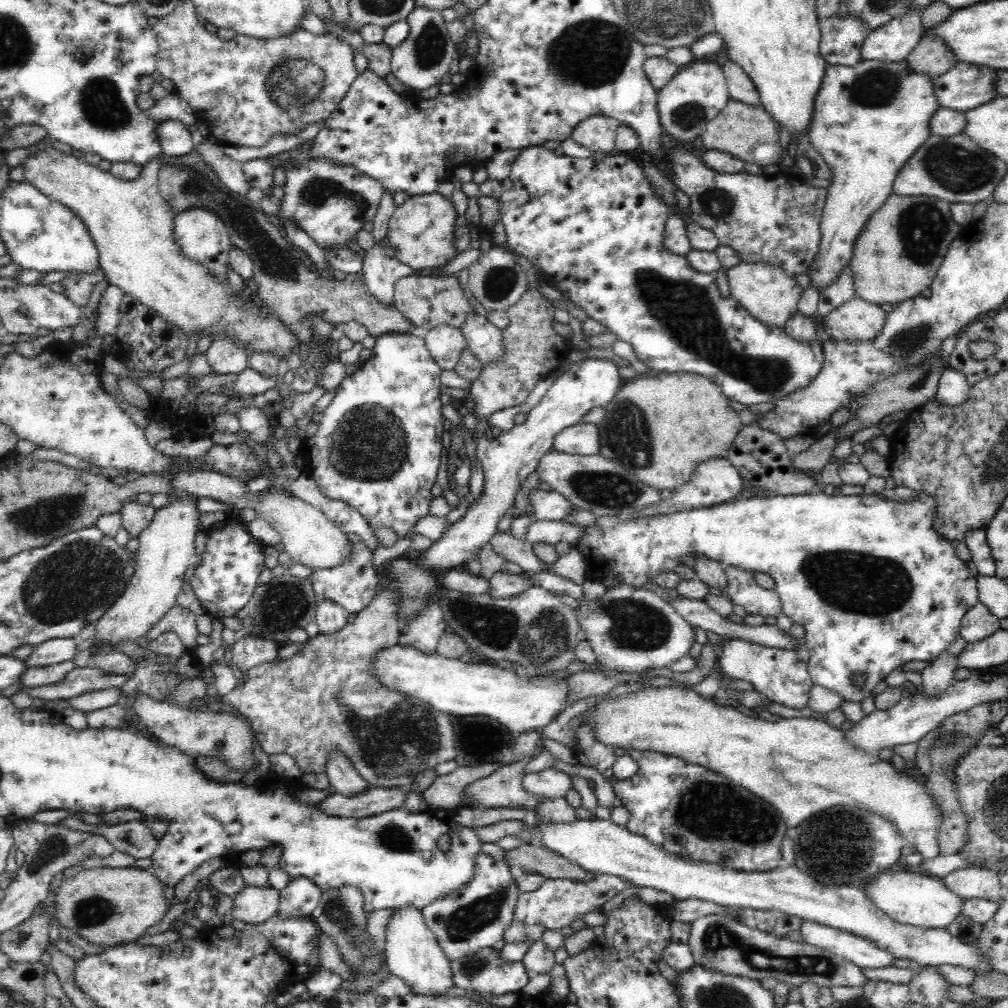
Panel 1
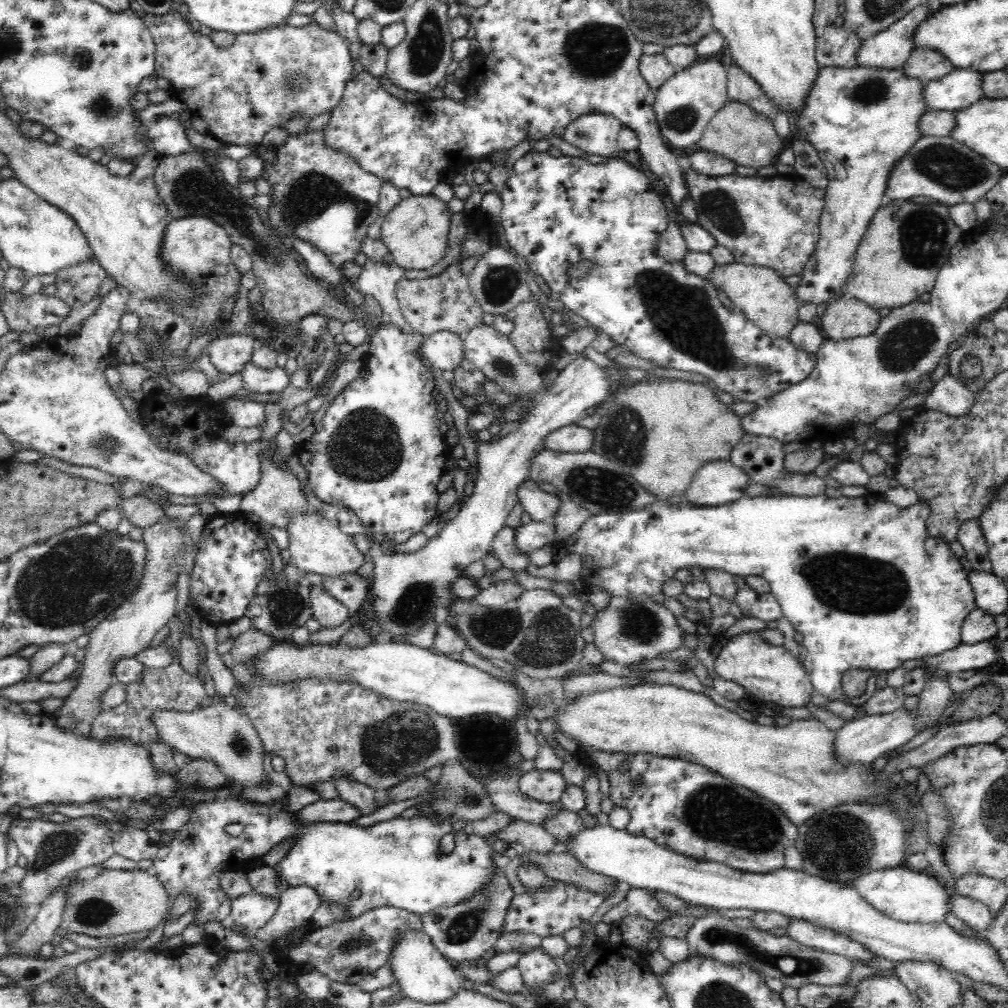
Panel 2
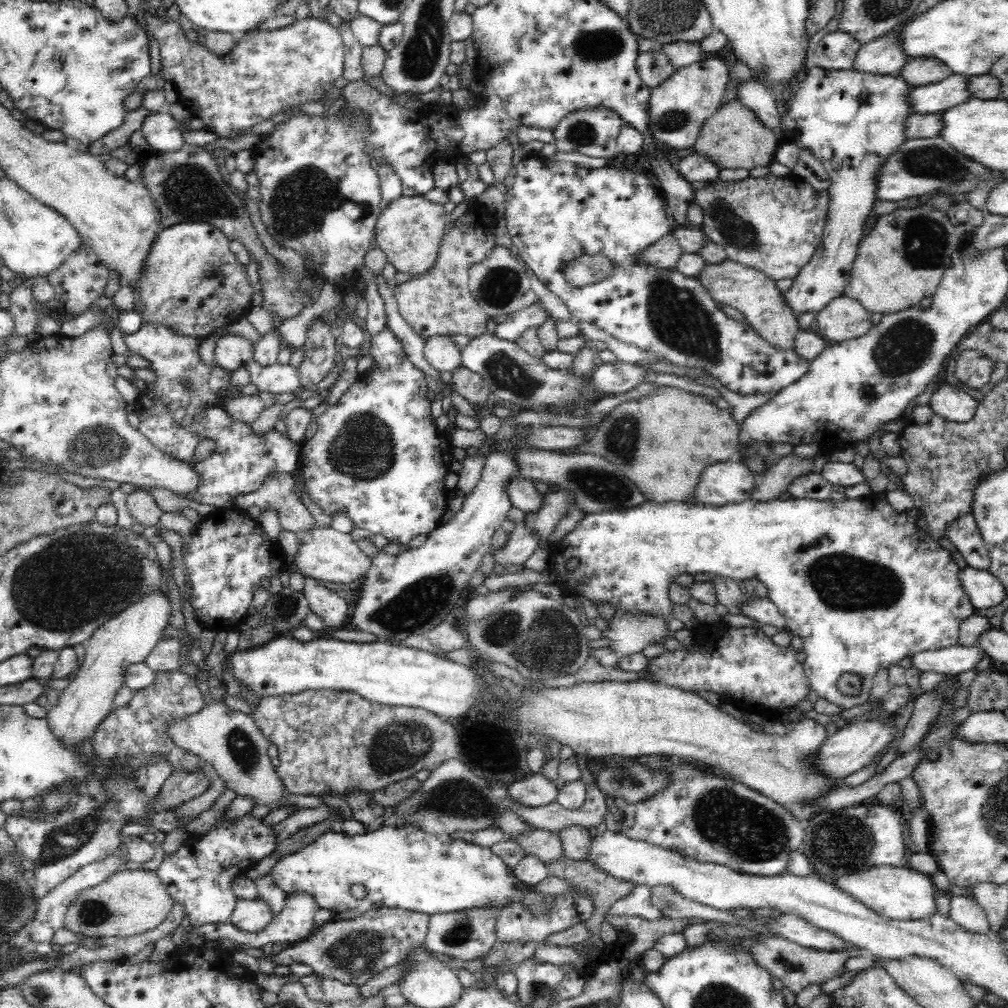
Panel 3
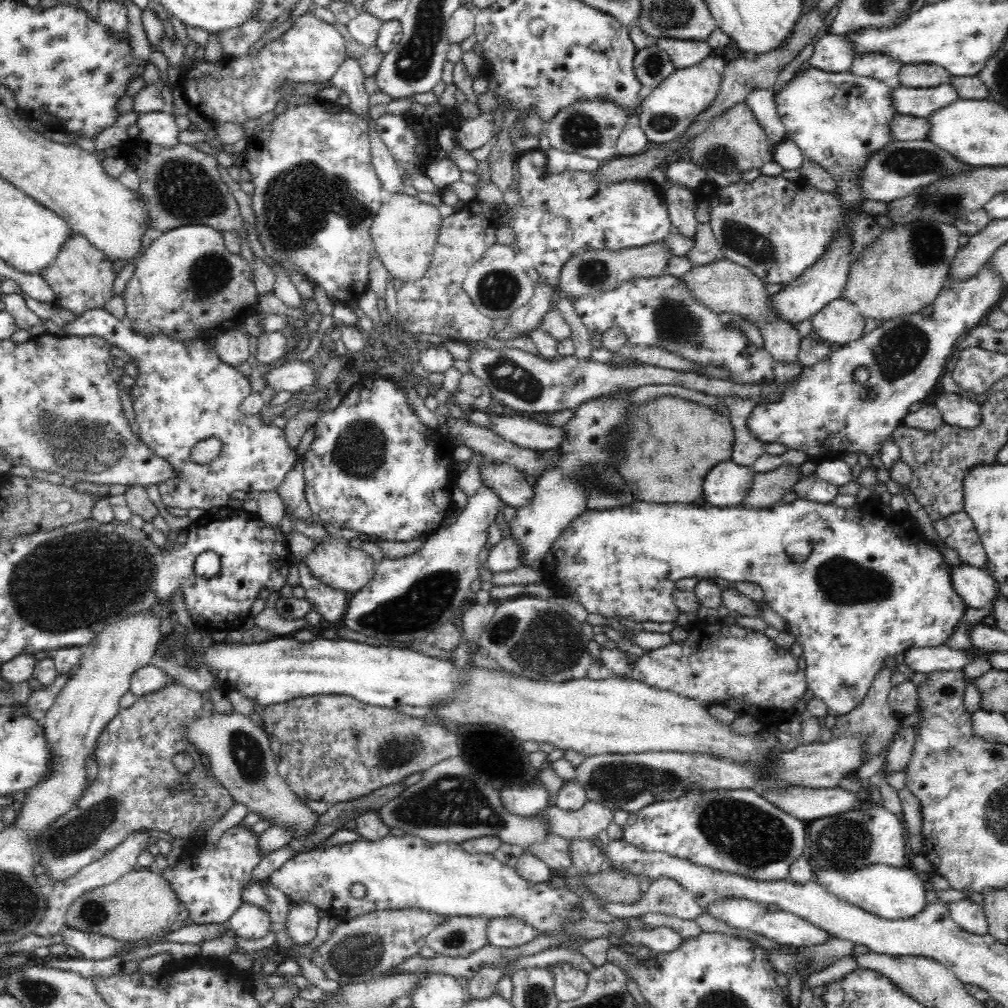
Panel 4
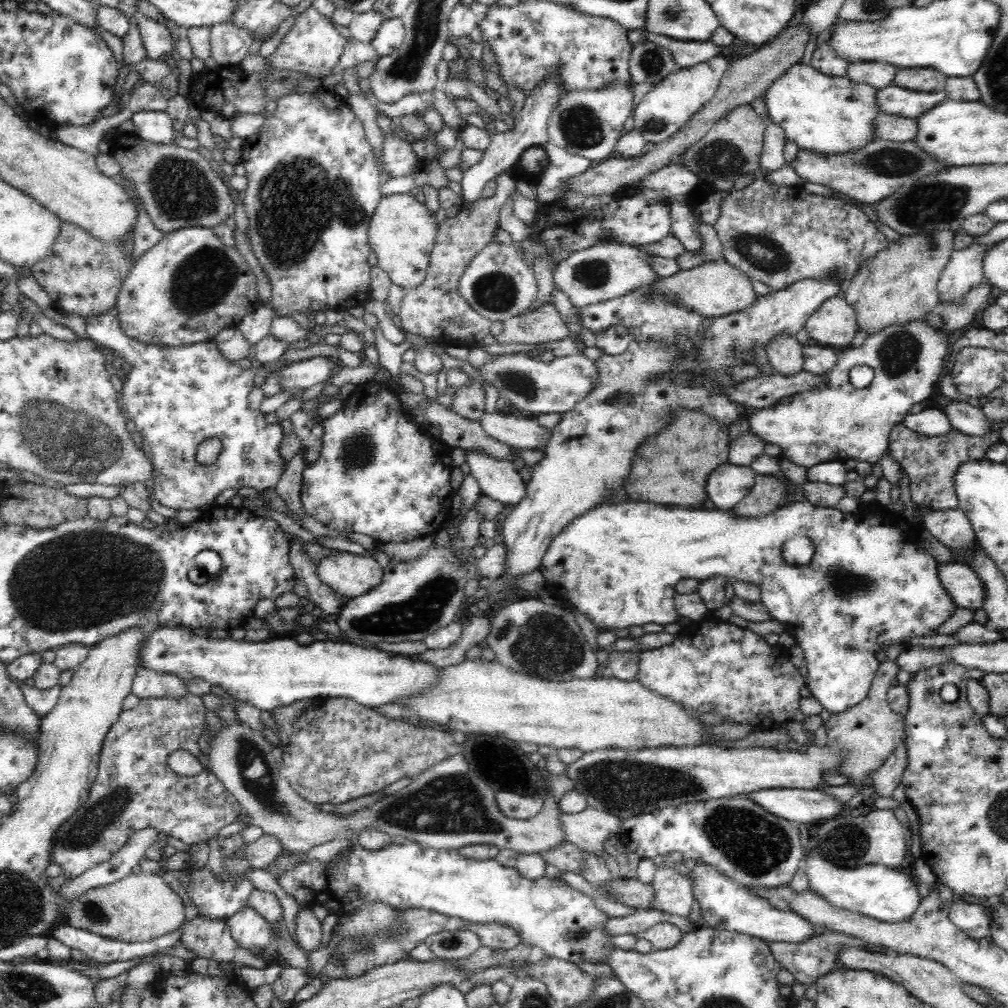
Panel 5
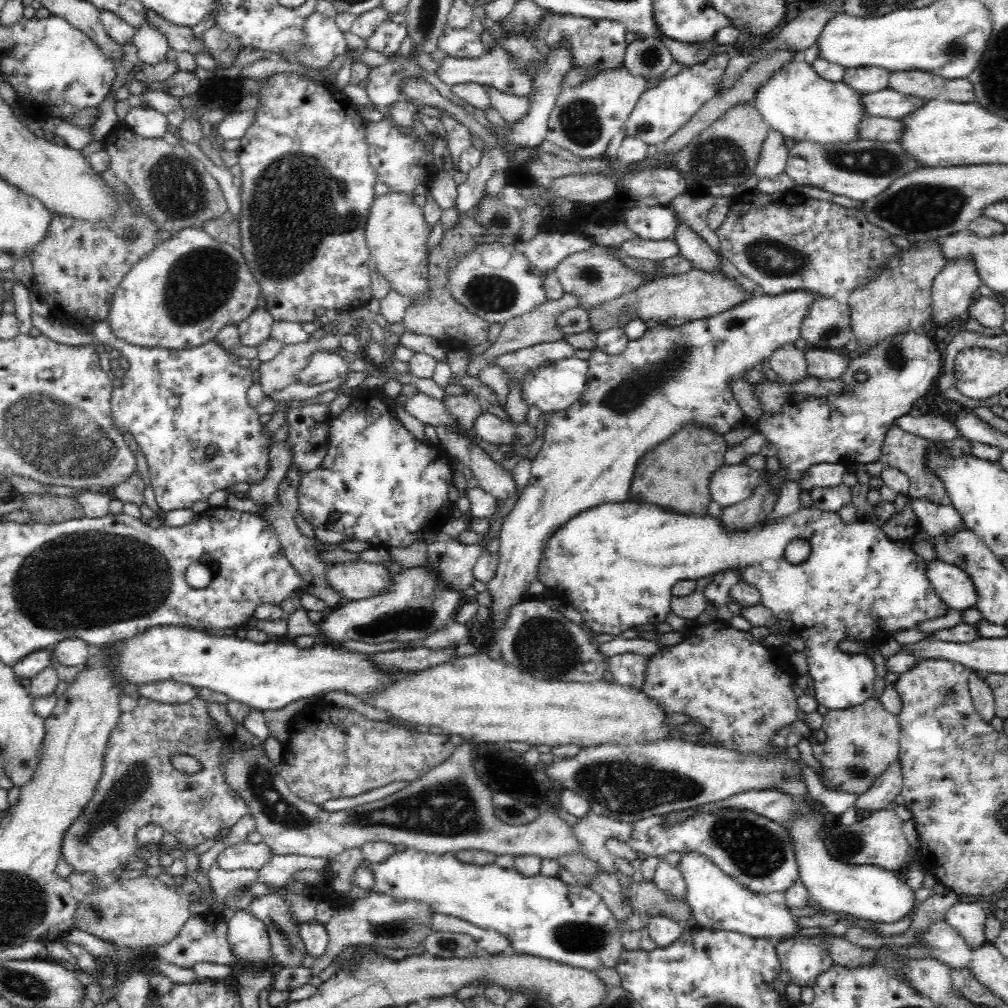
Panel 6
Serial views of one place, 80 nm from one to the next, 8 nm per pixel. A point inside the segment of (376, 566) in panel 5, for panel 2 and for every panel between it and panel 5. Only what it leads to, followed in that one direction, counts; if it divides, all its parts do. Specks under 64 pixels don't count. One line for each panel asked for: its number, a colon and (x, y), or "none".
2: (317, 547)
3: (327, 555)
4: (334, 563)

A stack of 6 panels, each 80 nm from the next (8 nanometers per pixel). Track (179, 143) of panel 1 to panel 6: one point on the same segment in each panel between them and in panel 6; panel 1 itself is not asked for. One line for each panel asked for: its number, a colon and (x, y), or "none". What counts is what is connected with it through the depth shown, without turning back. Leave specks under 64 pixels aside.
2: (166, 134)
3: (161, 131)
4: (158, 128)
5: (150, 125)
6: (144, 121)

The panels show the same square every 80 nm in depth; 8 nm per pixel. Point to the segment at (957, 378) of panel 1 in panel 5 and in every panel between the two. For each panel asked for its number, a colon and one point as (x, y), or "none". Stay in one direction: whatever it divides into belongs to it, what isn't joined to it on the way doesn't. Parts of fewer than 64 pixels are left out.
2: (949, 396)
3: (952, 404)
4: (957, 411)
5: (969, 420)

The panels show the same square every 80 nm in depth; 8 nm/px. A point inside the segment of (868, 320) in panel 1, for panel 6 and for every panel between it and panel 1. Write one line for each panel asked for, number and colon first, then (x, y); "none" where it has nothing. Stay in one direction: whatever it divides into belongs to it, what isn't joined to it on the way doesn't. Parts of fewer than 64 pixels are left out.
2: (843, 318)
3: (842, 319)
4: (839, 322)
5: (833, 324)
6: (826, 325)

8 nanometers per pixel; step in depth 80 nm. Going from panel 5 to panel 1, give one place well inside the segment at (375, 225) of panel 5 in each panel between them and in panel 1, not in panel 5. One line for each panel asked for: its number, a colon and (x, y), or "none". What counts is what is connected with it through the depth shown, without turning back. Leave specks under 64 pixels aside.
1: (421, 231)
2: (415, 232)
3: (409, 231)
4: (404, 233)

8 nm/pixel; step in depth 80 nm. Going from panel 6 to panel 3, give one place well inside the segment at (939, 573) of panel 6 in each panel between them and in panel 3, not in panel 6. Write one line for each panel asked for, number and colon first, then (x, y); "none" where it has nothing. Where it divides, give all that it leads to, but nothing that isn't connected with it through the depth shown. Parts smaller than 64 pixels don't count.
3: (983, 590)
4: (976, 587)
5: (961, 584)

